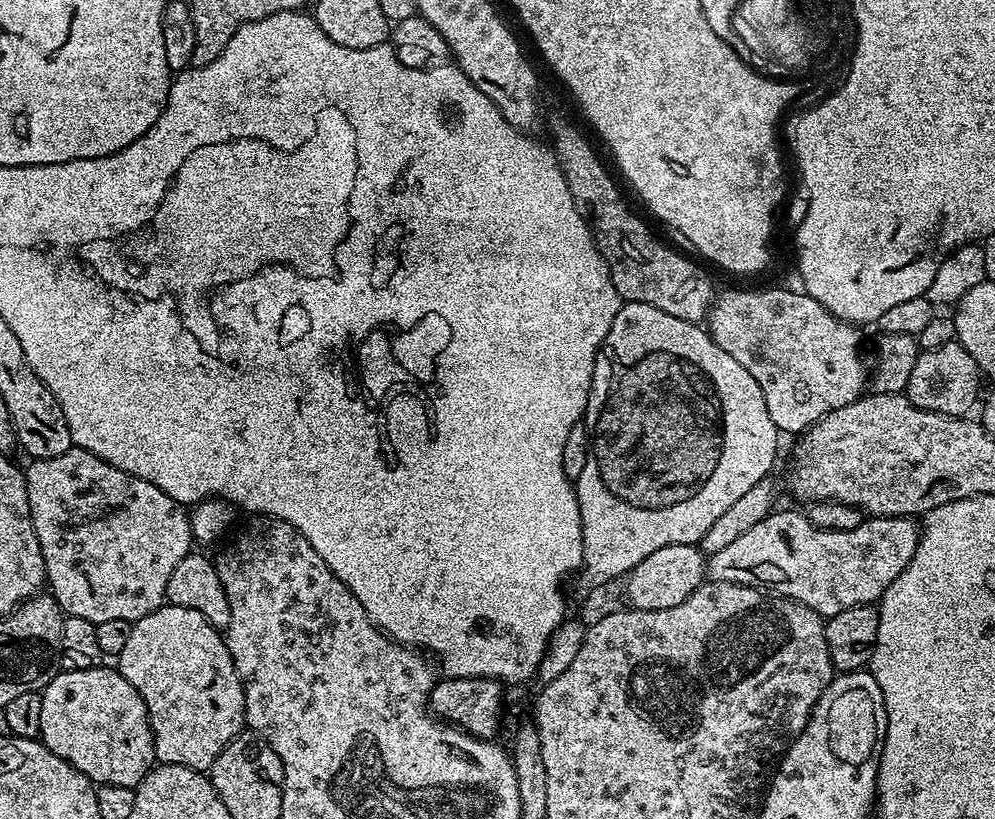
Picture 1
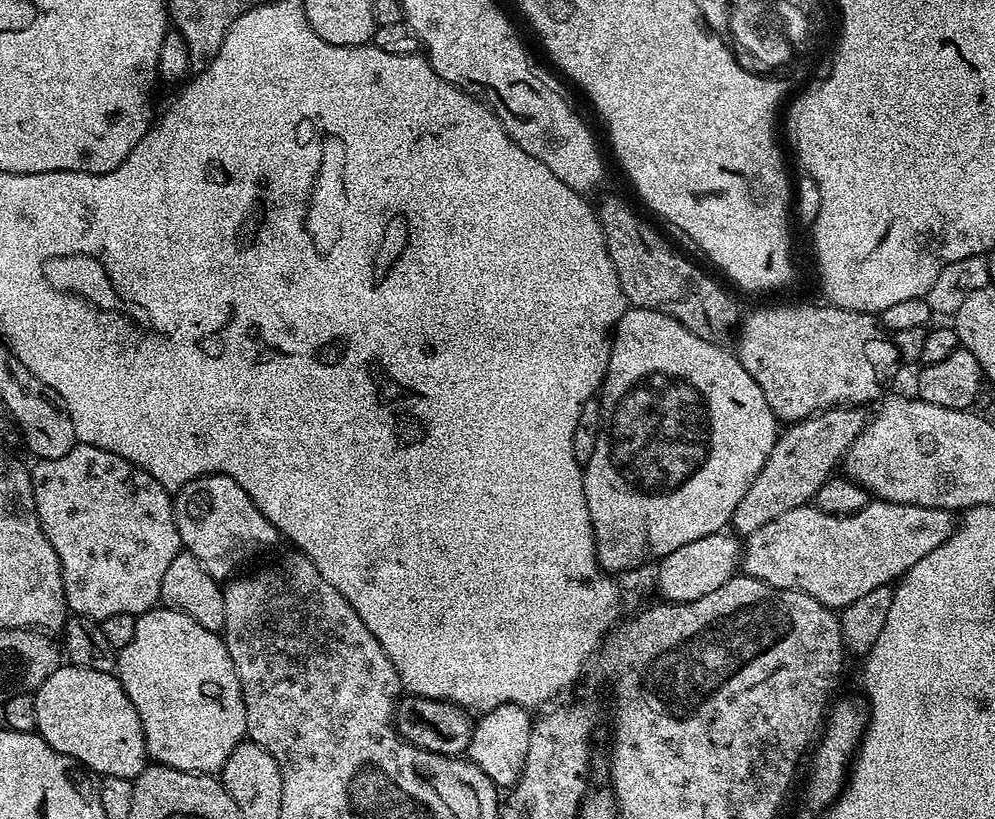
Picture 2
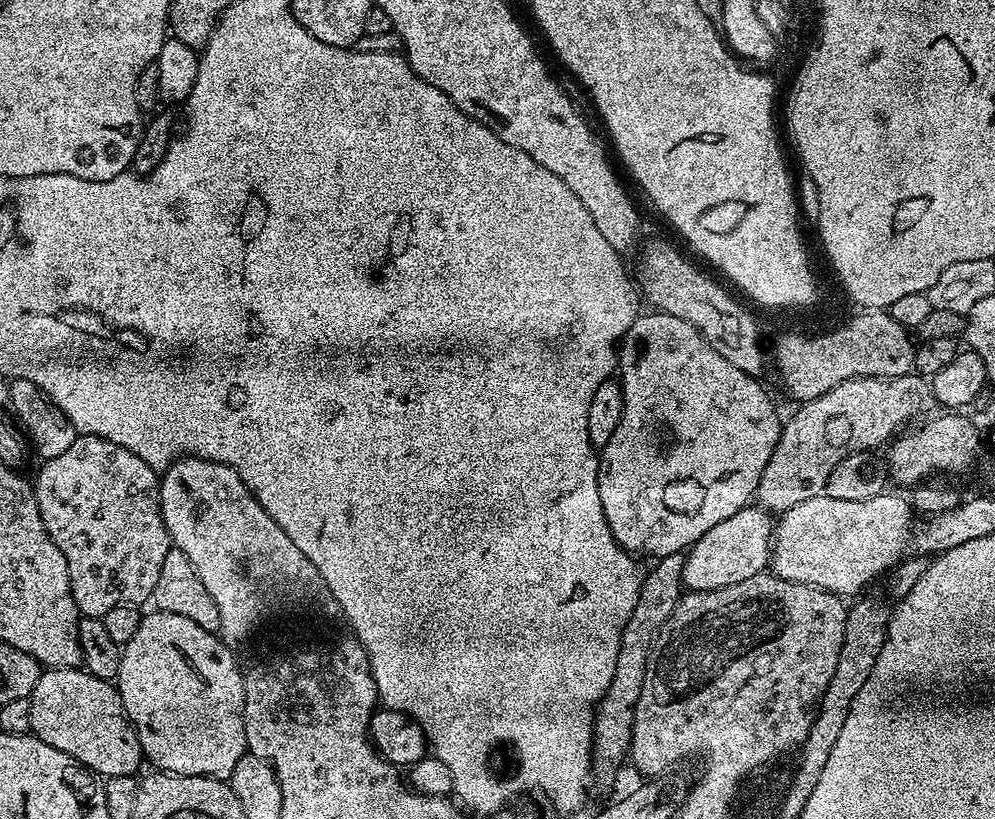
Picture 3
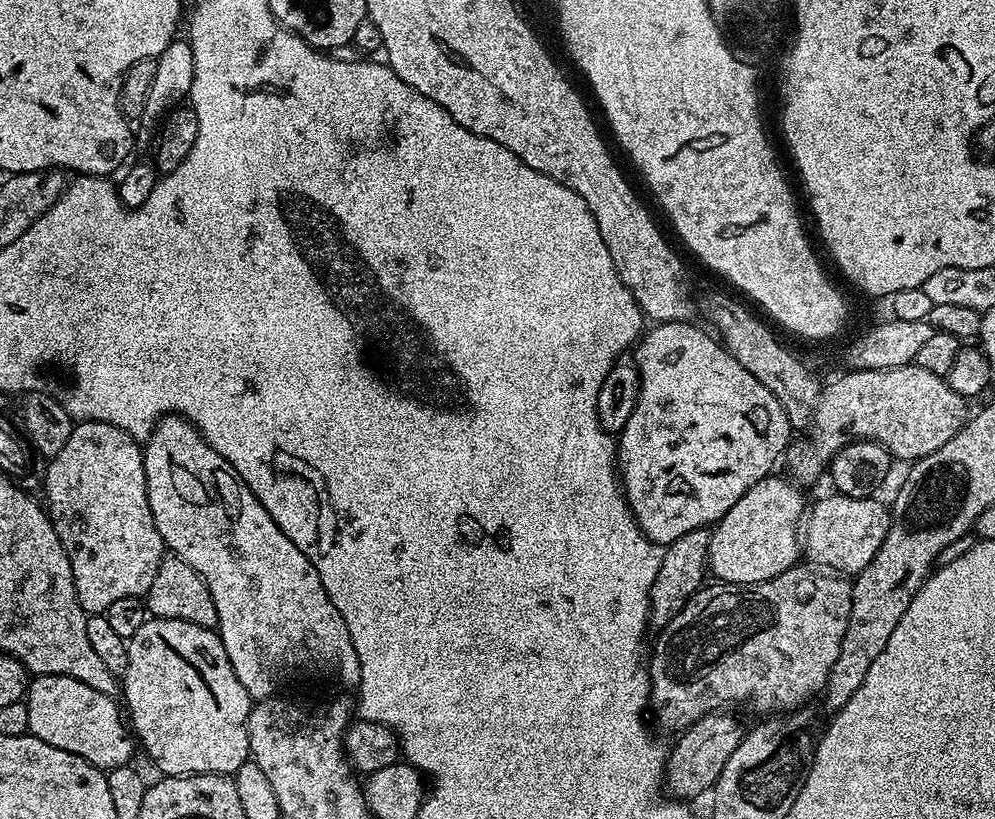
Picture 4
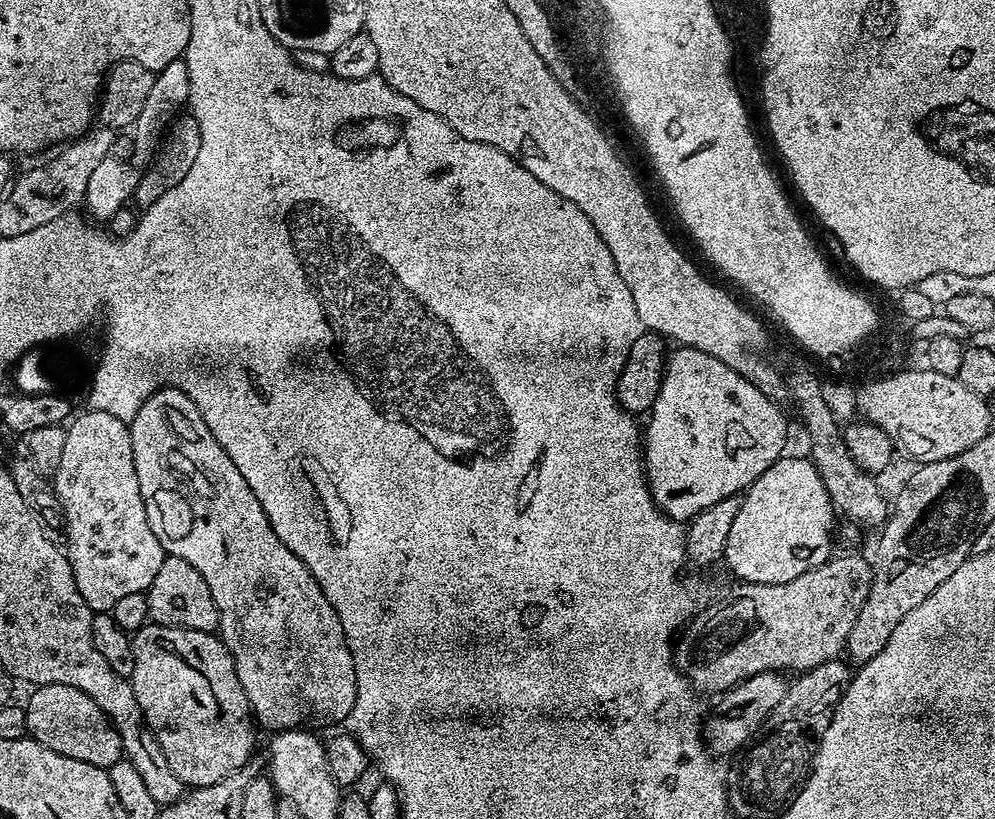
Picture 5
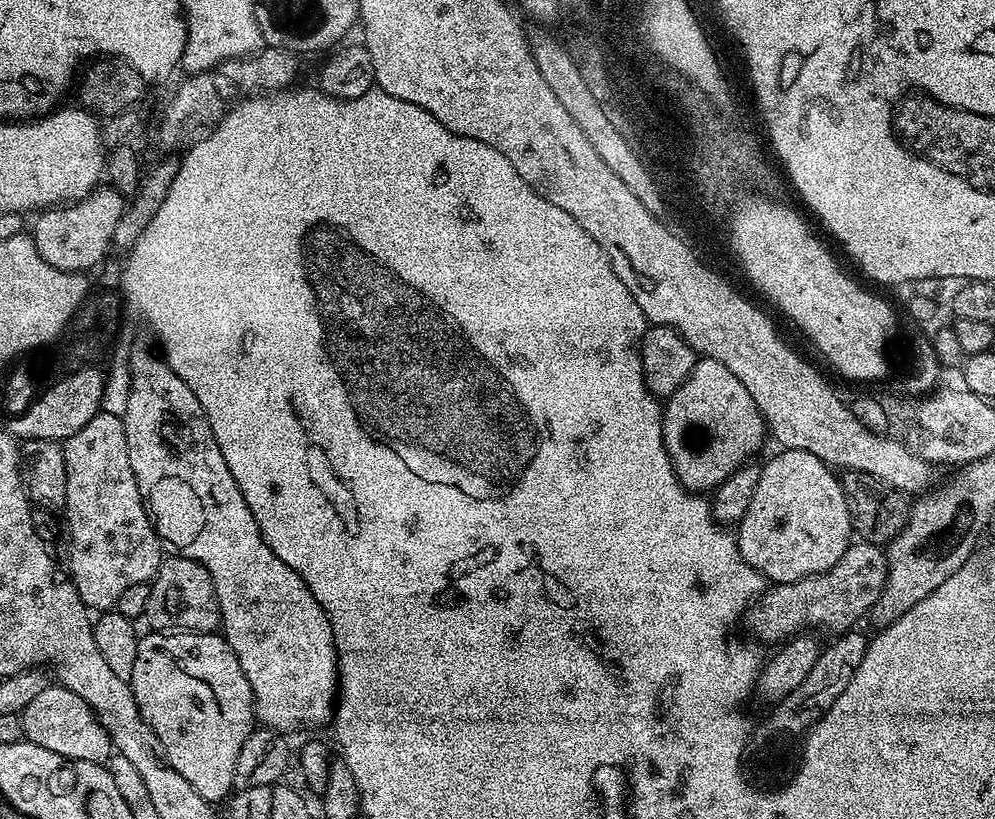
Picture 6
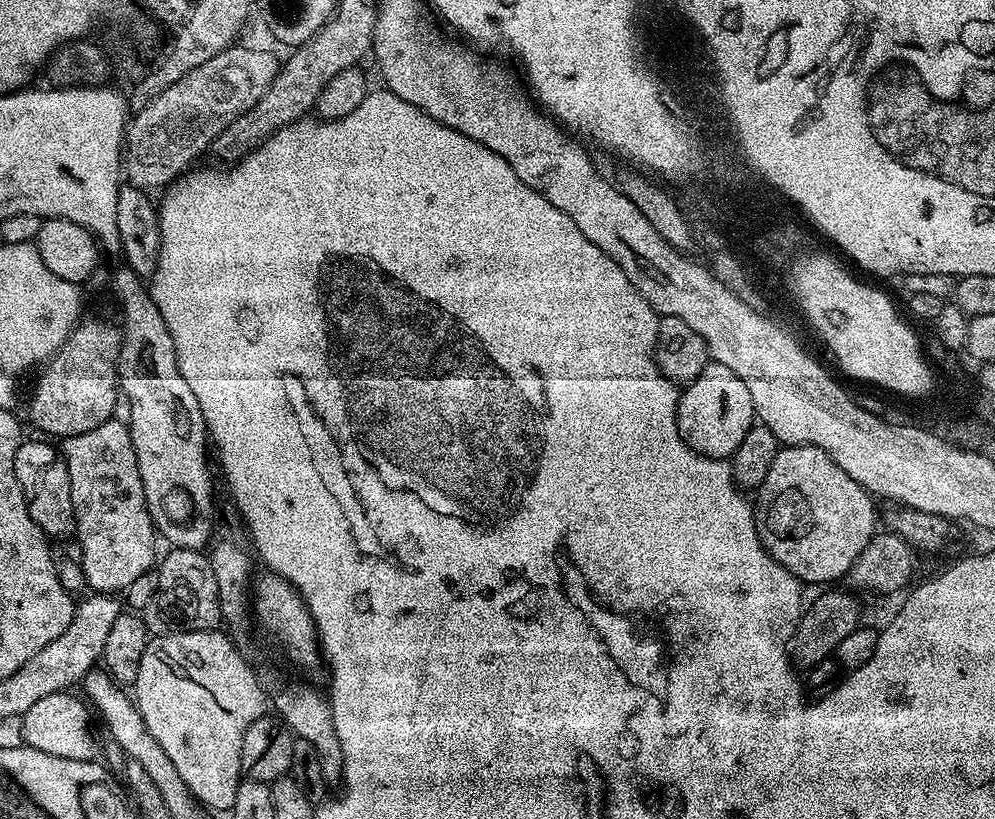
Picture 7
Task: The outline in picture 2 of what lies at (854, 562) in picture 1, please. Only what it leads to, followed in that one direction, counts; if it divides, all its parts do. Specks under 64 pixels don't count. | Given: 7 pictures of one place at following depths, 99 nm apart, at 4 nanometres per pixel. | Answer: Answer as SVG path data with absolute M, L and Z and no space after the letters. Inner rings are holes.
M873 499L862 510L849 516L826 514L815 506L791 508L786 510L786 514L778 514L774 522L766 522L762 530L751 533L743 541L742 572L775 588L793 588L802 594L810 594L810 598L818 598L818 602L826 607L841 610L865 597L870 590L899 581L914 562L922 562L930 550L938 550L938 546L950 538L957 523L957 517L945 508L891 504L878 499Z

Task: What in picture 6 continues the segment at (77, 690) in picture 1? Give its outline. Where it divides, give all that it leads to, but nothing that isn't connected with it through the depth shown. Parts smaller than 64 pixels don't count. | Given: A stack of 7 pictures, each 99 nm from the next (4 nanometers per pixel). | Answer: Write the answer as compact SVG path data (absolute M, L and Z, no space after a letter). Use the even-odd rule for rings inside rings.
M49 686L26 706L22 713L24 735L31 744L46 746L54 754L62 754L71 760L85 760L99 764L113 755L112 740L102 726L96 712L89 704L82 702L78 694L59 686Z

